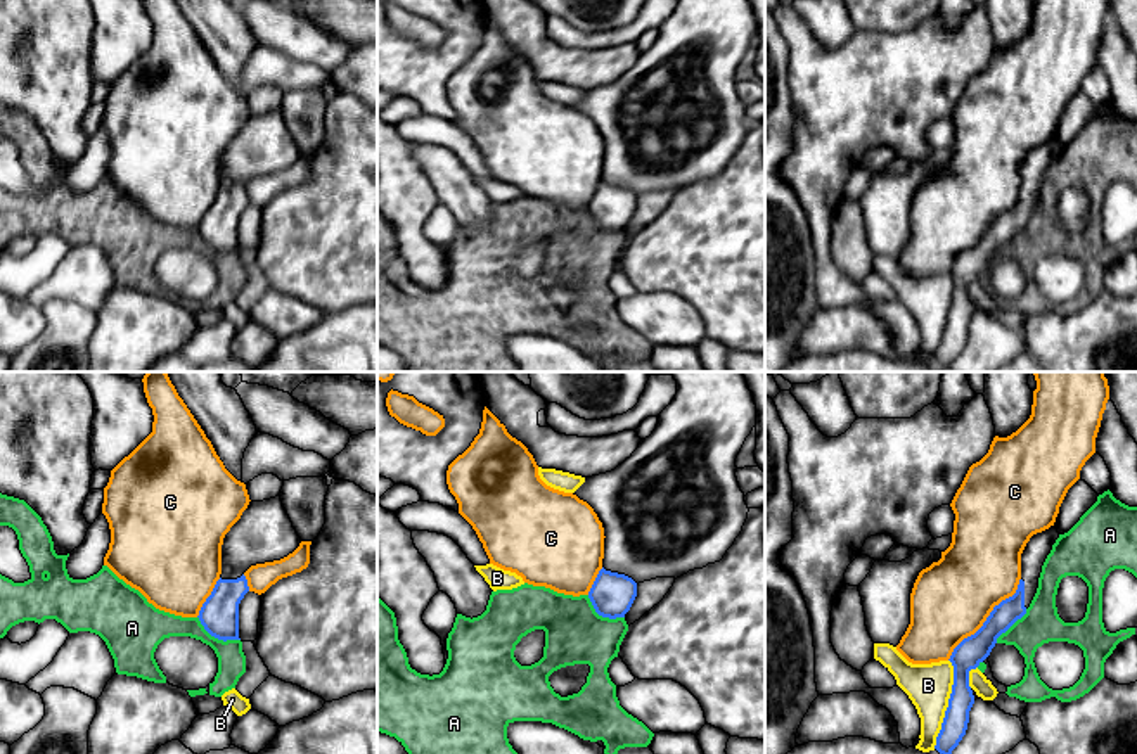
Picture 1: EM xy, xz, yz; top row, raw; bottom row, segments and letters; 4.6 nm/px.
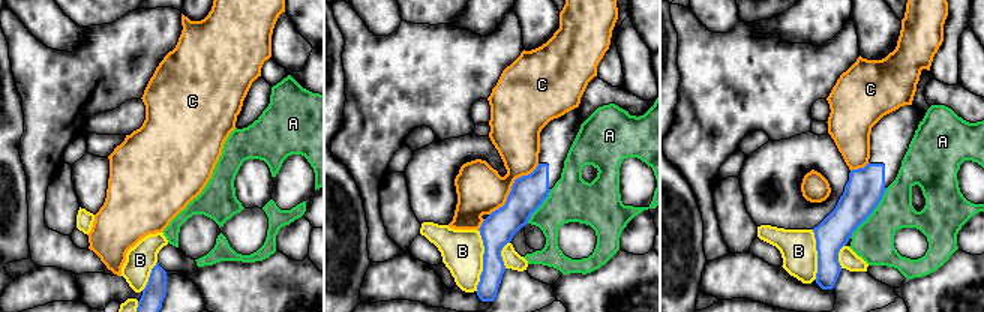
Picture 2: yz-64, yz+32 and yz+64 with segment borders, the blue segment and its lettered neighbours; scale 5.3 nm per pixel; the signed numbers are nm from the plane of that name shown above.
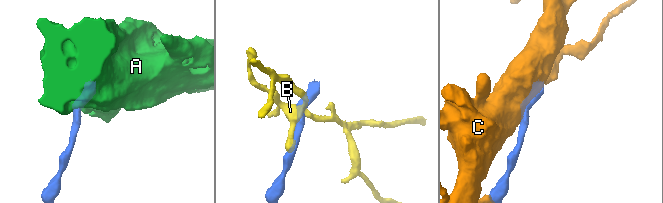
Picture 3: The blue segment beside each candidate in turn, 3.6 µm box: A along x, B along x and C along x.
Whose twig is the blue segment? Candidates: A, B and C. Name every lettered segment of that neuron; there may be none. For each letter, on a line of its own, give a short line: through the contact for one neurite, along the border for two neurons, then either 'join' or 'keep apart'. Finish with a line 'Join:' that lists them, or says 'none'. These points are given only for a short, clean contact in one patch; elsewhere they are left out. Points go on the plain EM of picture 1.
A: line xy (198, 229), (199, 236), (211, 248), (224, 253), (239, 253); keep apart
B: keep apart
C: keep apart
Join: none

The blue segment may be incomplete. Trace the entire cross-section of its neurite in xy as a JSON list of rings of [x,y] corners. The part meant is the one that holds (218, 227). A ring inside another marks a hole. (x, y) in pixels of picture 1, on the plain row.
[[[280,109],[249,114],[222,157],[222,187],[199,223],[204,242],[218,252],[239,251],[239,216],[249,204],[244,185],[292,166],[301,156]]]

